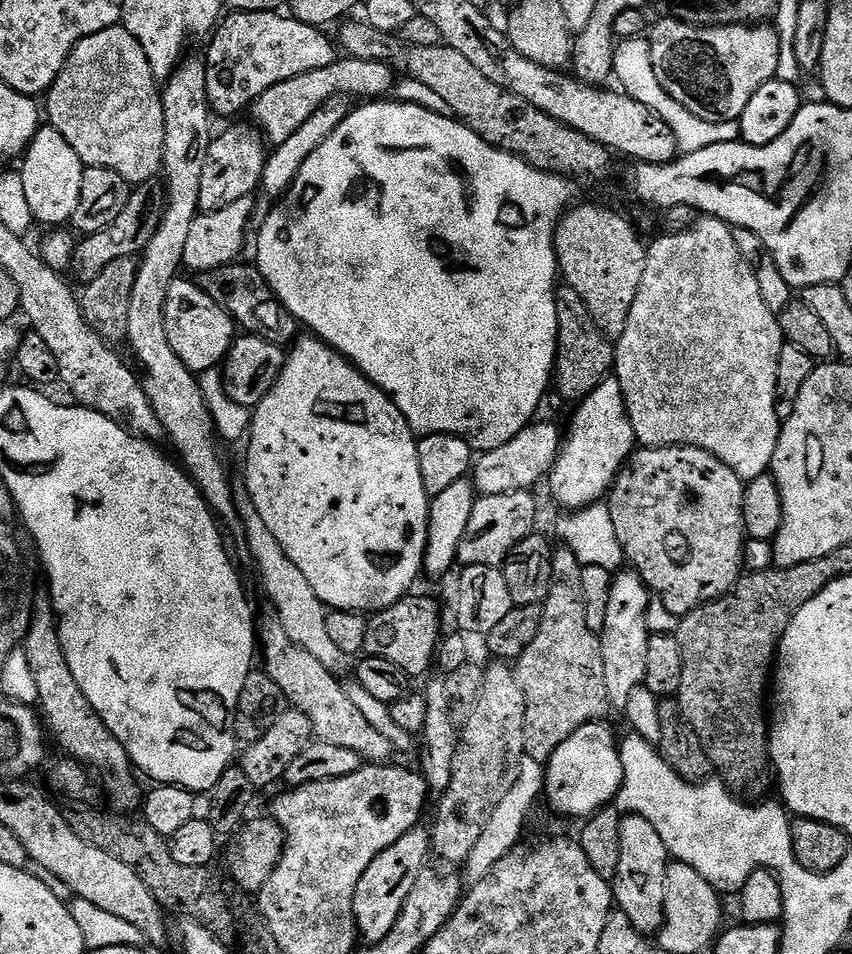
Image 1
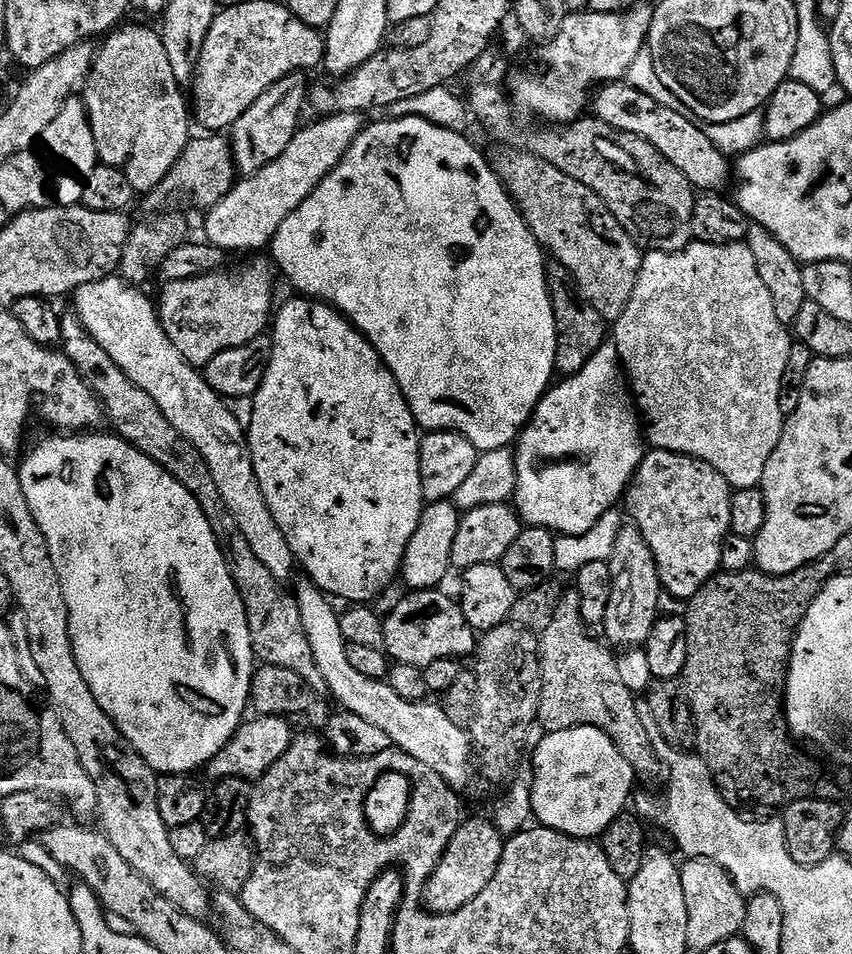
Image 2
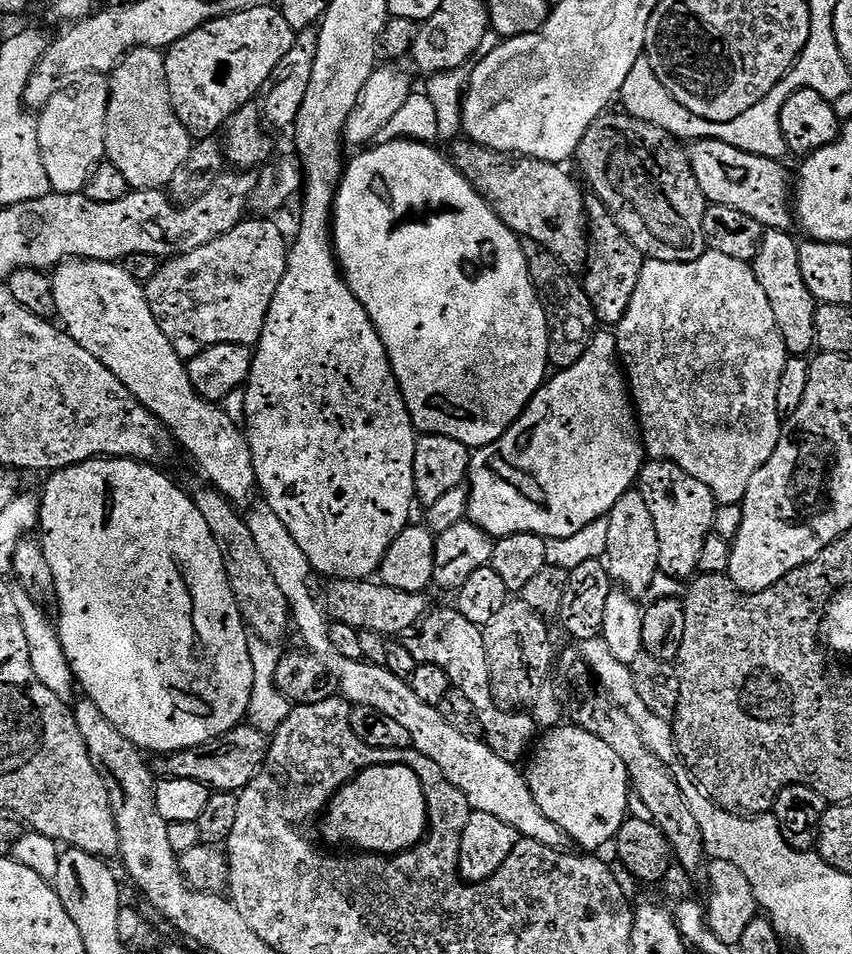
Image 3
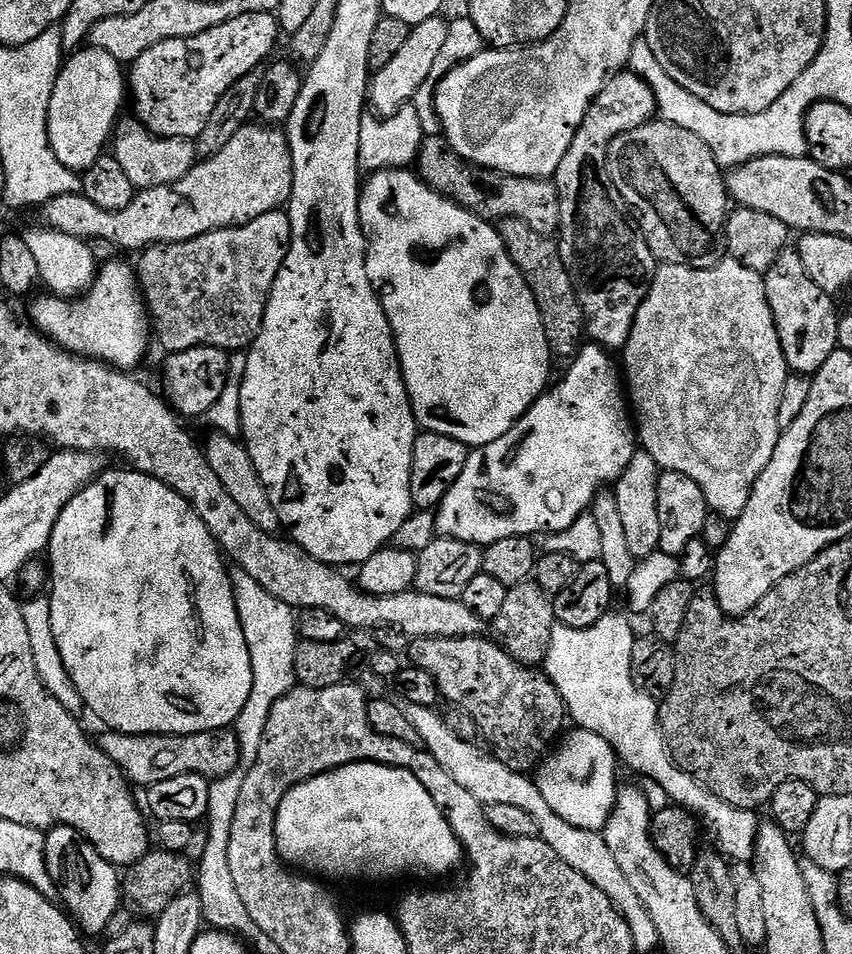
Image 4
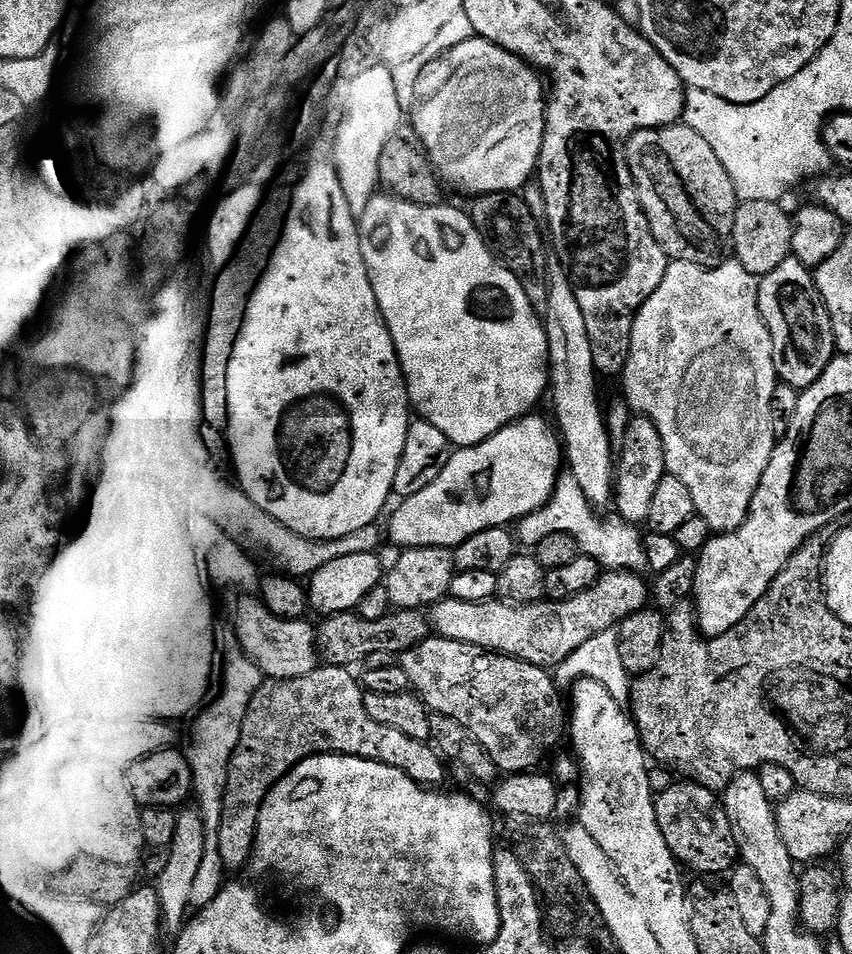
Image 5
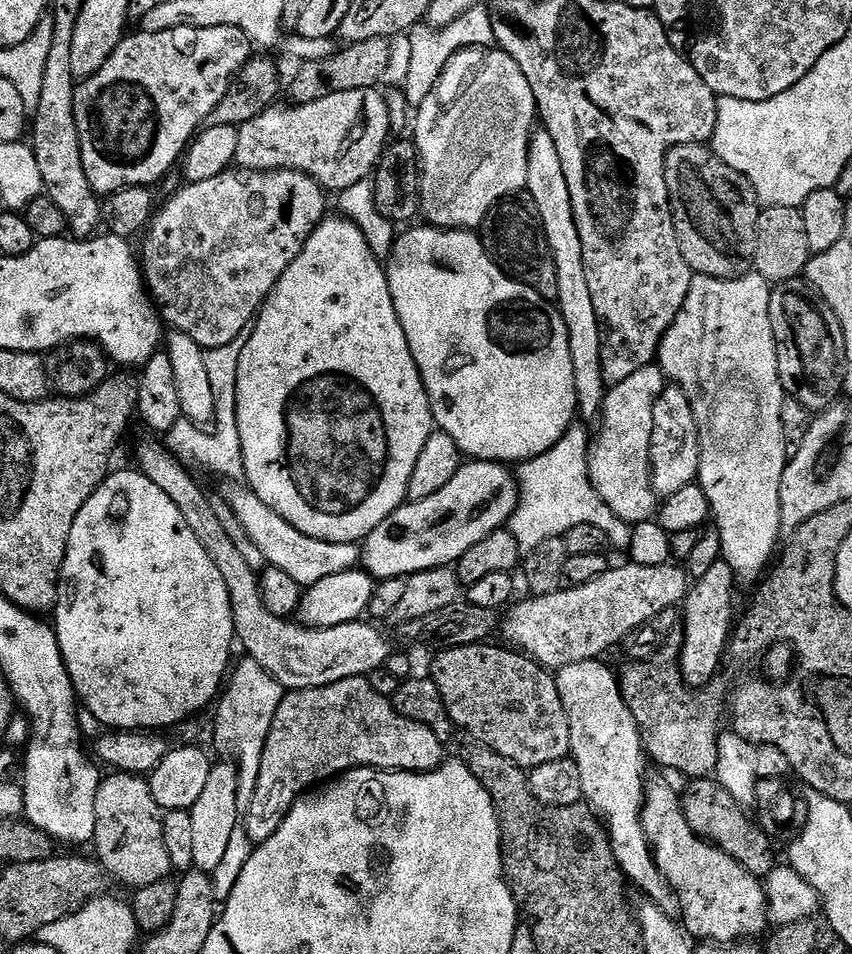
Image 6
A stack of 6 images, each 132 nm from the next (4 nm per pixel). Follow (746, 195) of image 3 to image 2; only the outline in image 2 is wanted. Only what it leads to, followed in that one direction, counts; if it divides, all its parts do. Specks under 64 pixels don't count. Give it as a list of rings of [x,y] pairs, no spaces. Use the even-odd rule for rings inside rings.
[[[626,82],[603,85],[591,97],[590,108],[591,111],[596,111],[593,112],[595,119],[602,121],[606,126],[614,130],[622,130],[626,134],[634,134],[650,142],[650,146],[654,146],[654,150],[658,150],[658,154],[662,154],[662,158],[666,158],[670,166],[678,166],[678,170],[686,174],[693,189],[704,194],[716,194],[721,191],[720,187],[727,180],[729,183],[729,157],[712,145],[703,127],[691,115],[675,107],[667,108],[654,102],[650,94],[642,94],[642,90],[634,90],[634,86]]]

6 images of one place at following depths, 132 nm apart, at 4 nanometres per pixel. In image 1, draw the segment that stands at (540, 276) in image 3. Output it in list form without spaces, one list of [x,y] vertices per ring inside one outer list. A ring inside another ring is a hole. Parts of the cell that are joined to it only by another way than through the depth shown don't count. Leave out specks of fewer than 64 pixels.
[[[571,286],[559,289],[556,309],[560,315],[560,336],[554,369],[554,388],[557,388],[568,400],[579,402],[588,397],[601,384],[602,379],[613,369],[616,352],[611,344],[604,340],[592,316],[588,313],[588,304],[581,293]]]

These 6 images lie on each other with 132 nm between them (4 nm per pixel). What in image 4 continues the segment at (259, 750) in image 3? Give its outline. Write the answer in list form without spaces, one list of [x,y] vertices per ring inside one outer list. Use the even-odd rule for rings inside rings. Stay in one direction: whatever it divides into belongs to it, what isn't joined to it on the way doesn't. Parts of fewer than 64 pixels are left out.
[[[219,728],[218,730],[210,730],[209,732],[199,732],[198,734],[186,734],[185,736],[163,736],[162,734],[154,734],[153,736],[131,736],[125,732],[114,732],[111,730],[101,731],[101,736],[98,736],[98,743],[103,752],[112,759],[117,766],[124,772],[125,777],[133,785],[144,784],[143,786],[151,786],[158,782],[166,782],[166,778],[178,778],[178,774],[198,774],[199,776],[207,776],[209,781],[223,781],[236,767],[239,766],[240,760],[242,761],[242,753],[240,751],[240,743],[236,737],[235,731],[232,728]]]

